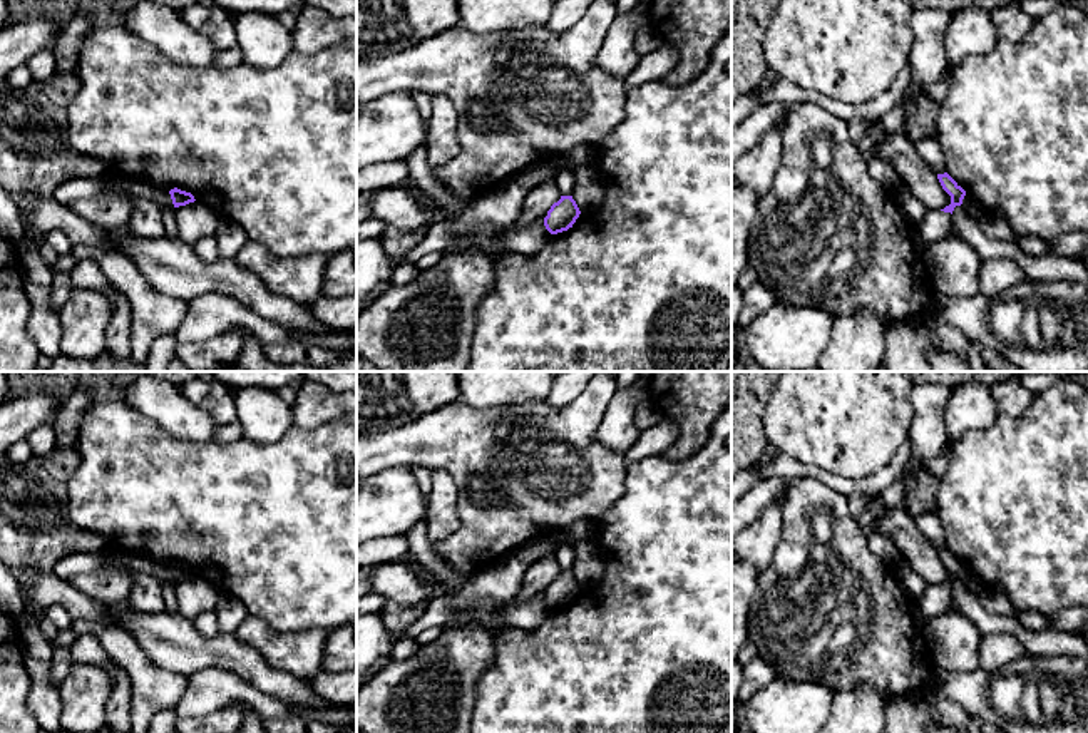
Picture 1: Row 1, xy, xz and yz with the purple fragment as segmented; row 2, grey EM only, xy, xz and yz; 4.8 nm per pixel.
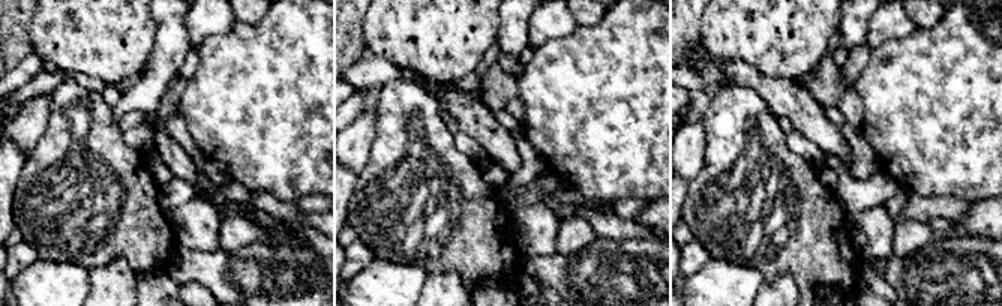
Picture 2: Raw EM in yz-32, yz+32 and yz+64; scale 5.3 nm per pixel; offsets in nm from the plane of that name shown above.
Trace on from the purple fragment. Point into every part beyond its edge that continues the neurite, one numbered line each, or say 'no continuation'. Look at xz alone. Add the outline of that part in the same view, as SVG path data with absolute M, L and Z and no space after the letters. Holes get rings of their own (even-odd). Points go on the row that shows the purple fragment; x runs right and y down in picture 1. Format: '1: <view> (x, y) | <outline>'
no continuation

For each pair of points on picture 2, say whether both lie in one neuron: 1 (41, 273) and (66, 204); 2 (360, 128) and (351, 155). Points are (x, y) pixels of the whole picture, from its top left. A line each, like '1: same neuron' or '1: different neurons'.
1: different neurons
2: same neuron

